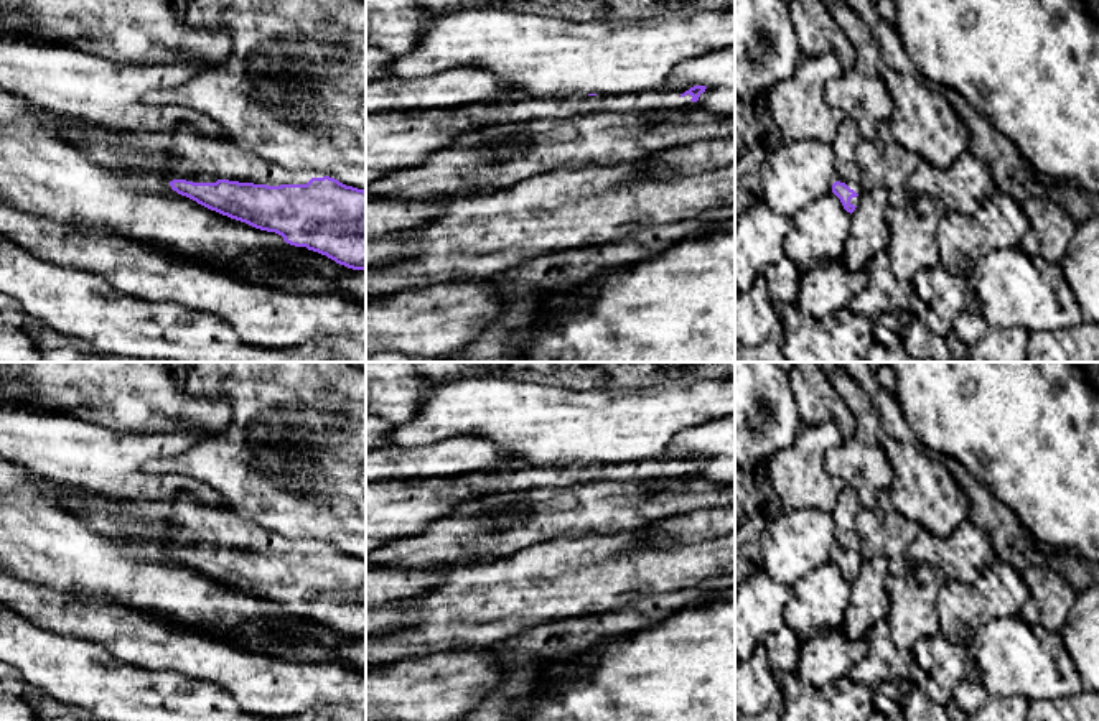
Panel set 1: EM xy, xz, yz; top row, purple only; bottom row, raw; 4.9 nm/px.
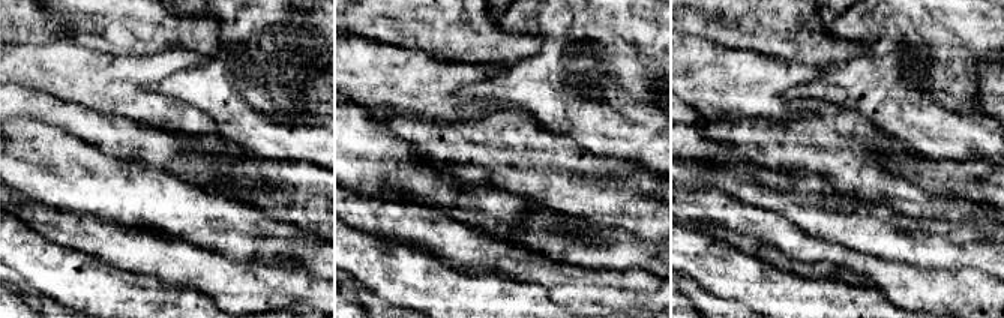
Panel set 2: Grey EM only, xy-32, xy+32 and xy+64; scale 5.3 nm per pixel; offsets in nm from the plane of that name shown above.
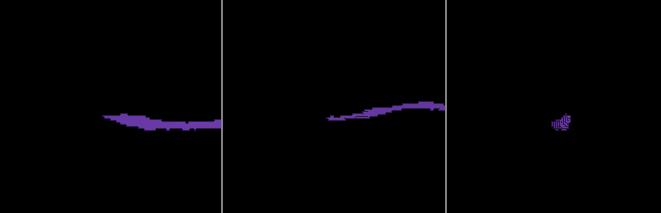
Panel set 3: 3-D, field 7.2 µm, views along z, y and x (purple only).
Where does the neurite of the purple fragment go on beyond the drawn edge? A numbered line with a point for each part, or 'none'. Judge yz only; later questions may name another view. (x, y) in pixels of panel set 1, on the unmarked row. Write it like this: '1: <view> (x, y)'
1: yz (847, 539)

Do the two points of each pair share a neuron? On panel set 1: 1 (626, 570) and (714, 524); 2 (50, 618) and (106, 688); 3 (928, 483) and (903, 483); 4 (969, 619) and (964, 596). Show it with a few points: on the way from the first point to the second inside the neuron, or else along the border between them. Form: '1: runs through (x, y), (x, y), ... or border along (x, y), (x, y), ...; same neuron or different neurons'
1: border along (640, 532), (661, 547), (707, 537); different neurons
2: border along (28, 618), (43, 627), (89, 641), (99, 647); different neurons
3: runs through (921, 483), (910, 483); same neuron
4: runs through (964, 614), (964, 601); same neuron

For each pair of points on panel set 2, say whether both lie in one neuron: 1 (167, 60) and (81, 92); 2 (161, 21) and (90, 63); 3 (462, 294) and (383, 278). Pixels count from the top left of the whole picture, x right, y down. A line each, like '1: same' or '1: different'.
1: same
2: different
3: same

